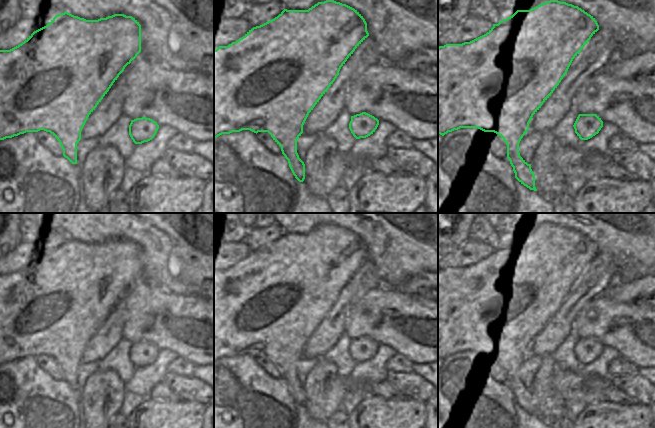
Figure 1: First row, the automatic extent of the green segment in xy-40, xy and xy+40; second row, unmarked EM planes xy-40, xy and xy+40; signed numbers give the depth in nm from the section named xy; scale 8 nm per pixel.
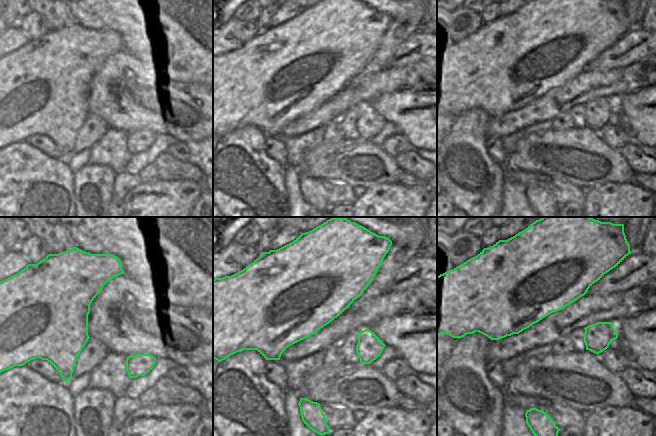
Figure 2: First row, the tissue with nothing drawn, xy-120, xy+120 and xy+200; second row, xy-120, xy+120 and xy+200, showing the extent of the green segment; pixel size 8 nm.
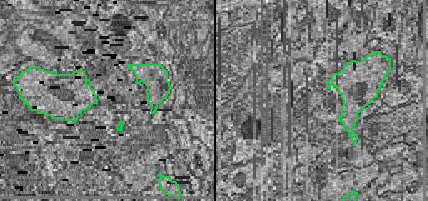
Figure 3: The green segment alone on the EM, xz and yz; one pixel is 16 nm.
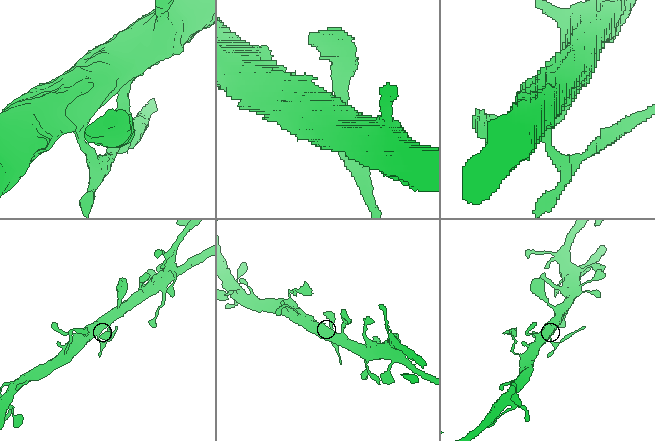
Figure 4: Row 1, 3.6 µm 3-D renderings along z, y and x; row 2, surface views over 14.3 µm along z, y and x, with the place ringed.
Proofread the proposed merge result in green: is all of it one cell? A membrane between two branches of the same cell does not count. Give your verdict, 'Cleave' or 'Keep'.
Cleave.

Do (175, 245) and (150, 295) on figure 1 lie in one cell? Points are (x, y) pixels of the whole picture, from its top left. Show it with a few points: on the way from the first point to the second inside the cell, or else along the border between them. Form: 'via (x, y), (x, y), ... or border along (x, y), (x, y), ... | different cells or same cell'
border along (140, 276), (152, 285), (163, 287), (177, 294) | different cells

